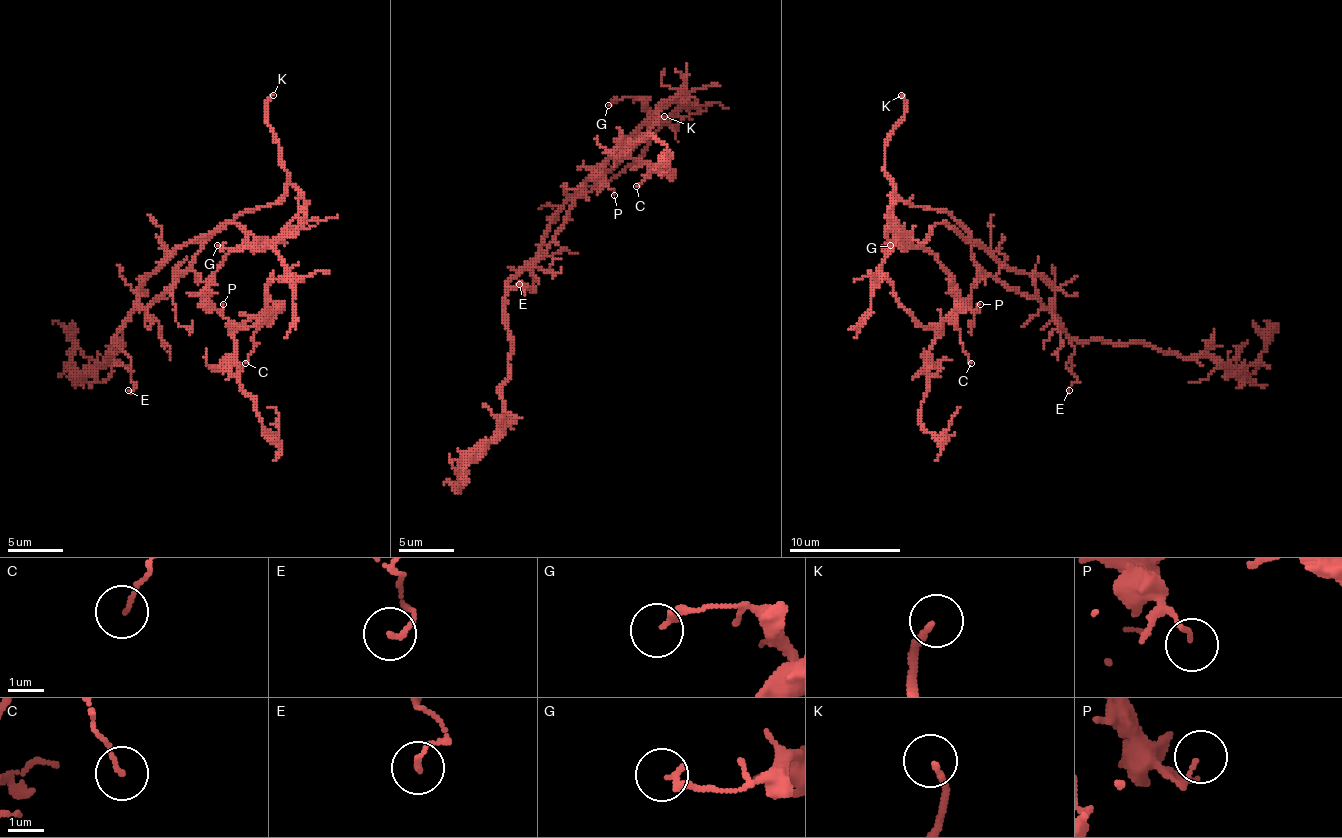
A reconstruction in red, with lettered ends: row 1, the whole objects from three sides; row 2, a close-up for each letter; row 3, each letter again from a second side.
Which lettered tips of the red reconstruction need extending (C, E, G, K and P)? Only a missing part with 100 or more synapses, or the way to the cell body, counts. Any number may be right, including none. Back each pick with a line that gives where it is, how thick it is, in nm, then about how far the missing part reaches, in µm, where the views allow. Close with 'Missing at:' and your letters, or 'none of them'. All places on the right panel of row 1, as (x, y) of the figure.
K: (901, 95) | 180 nm | 20 µm
Missing at: K

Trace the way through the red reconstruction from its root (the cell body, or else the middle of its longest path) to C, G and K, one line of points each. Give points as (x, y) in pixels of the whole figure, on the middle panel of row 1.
C: (580, 189), (628, 150), (675, 94), (659, 108), (659, 122), (631, 150), (650, 169), (636, 186)
G: (580, 189), (589, 181), (603, 175), (639, 139), (639, 125), (650, 114), (633, 97), (614, 100), (608, 105)
K: (580, 189), (606, 172), (619, 175), (678, 111), (675, 100), (659, 114), (659, 119), (664, 116)

